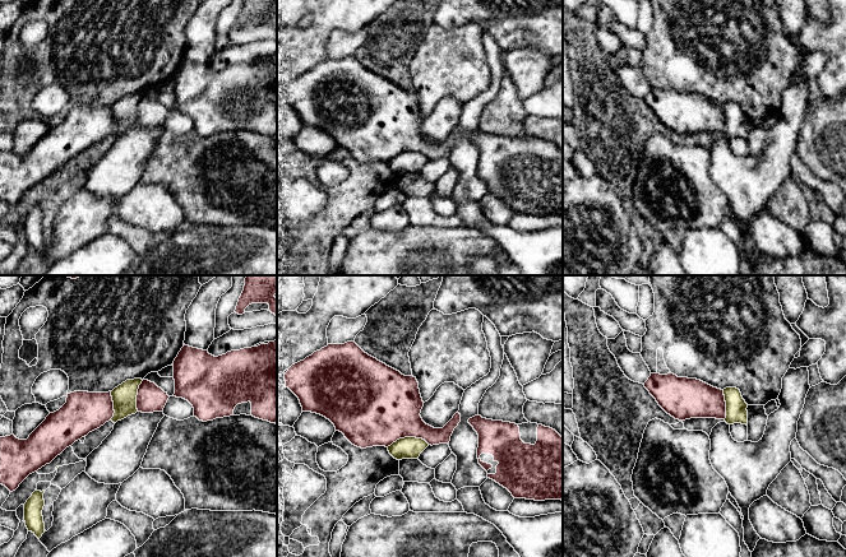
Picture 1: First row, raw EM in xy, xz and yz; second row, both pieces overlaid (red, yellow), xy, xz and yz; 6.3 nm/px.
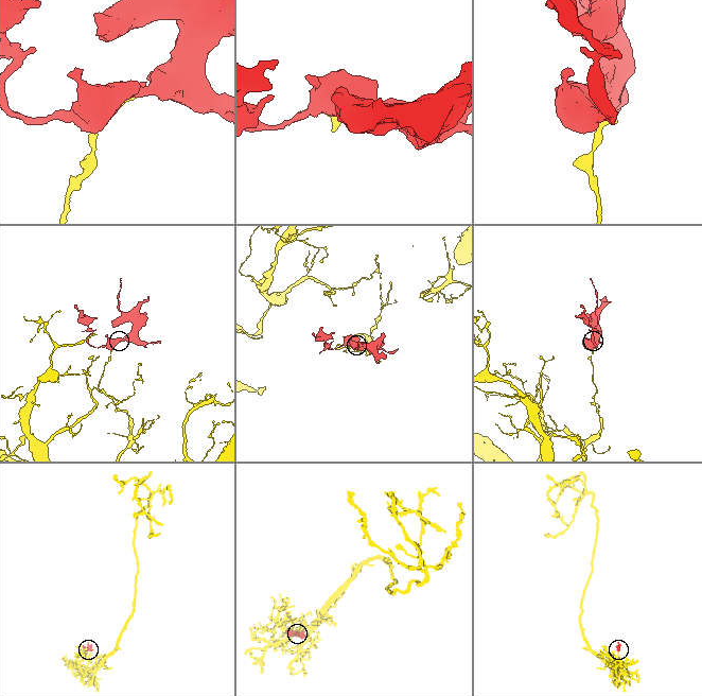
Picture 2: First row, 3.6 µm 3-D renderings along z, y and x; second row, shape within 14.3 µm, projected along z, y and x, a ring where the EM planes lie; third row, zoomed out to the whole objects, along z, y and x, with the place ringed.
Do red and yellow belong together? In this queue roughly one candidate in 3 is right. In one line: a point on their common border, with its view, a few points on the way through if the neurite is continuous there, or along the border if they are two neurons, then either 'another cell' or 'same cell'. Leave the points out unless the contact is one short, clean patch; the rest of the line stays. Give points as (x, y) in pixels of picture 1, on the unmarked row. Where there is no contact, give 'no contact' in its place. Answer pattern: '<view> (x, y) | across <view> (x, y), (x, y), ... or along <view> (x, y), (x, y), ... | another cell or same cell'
xz (407, 151) | along xz (429, 158), (421, 153), (400, 152), (387, 161) | another cell

